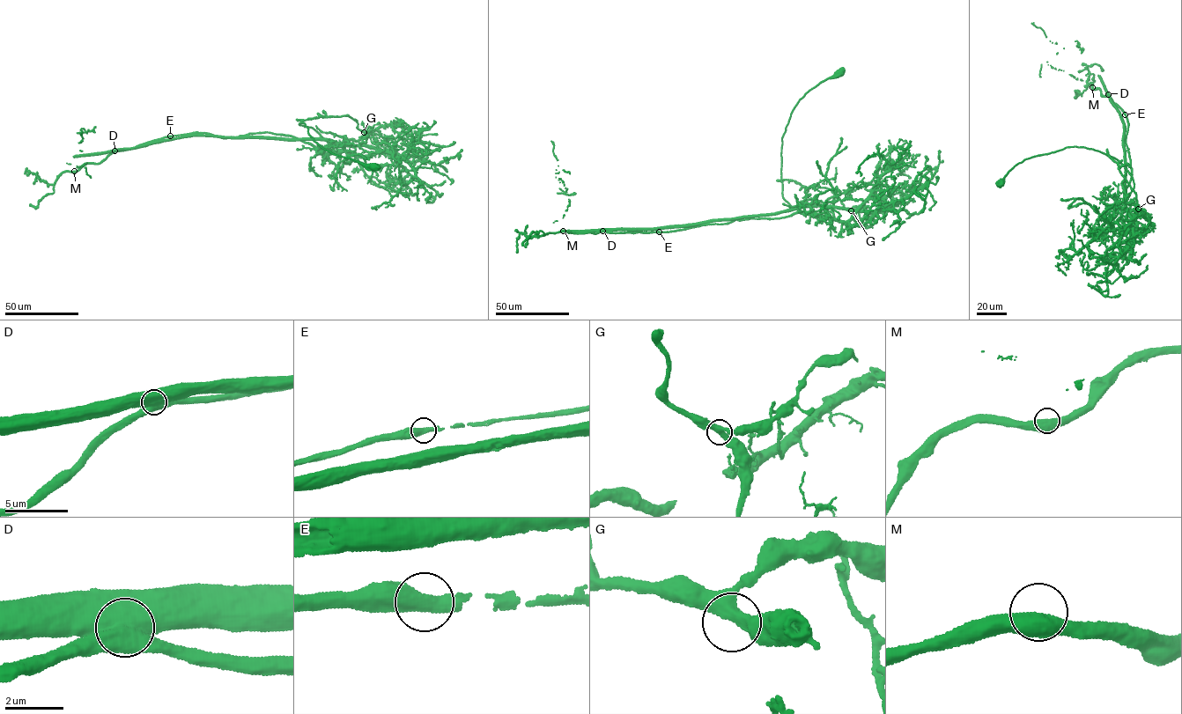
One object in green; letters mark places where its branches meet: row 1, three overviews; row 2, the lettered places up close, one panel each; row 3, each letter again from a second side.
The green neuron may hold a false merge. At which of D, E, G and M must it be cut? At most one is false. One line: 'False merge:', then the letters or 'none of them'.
False merge: D

